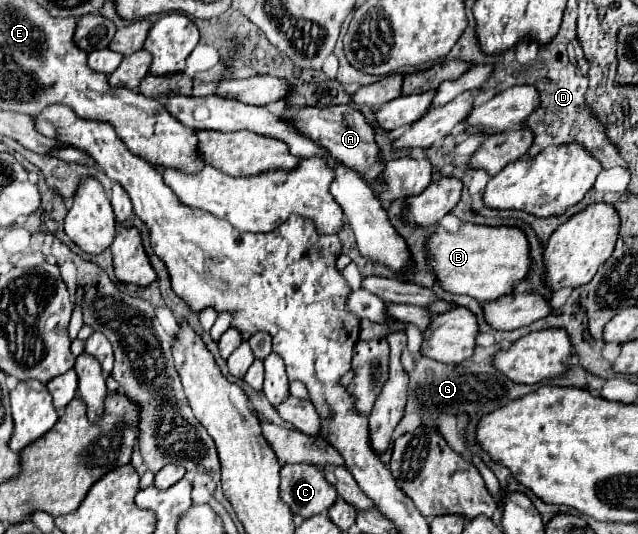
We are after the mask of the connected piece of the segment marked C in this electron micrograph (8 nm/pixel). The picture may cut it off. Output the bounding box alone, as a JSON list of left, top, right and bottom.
[281,464,337,518]

